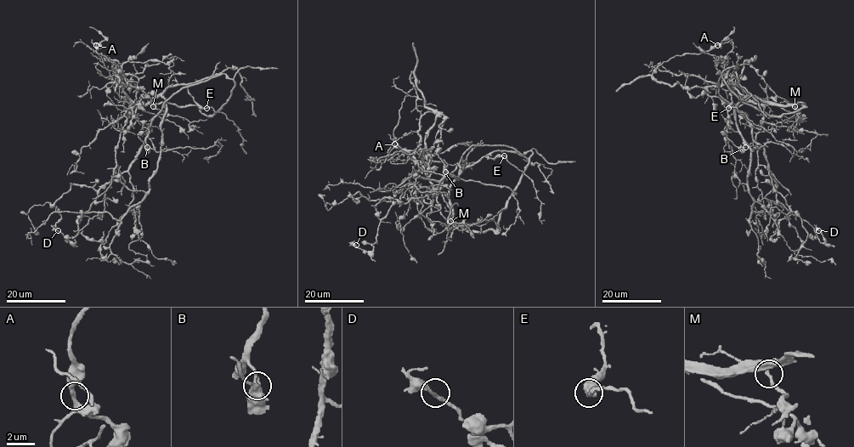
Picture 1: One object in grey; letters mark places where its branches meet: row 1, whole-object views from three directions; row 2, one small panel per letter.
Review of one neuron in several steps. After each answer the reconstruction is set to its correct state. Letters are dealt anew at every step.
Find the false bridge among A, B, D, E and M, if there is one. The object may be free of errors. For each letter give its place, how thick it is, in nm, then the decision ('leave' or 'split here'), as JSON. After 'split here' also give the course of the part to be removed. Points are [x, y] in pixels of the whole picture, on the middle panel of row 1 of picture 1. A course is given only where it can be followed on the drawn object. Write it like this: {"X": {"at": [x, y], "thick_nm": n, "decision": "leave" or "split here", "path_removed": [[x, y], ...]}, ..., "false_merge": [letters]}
{"A": {"at": [394, 144], "thick_nm": 280, "decision": "leave"}, "B": {"at": [445, 172], "thick_nm": 320, "decision": "leave"}, "D": {"at": [356, 245], "thick_nm": 280, "decision": "leave"}, "E": {"at": [504, 155], "thick_nm": 190, "decision": "leave"}, "M": {"at": [450, 221], "thick_nm": 240, "decision": "split here", "path_removed": [[450, 221], [462, 224], [409, 189], [435, 117], [416, 79], [393, 132], [403, 153], [387, 160]]}, "false_merge": ["M"]}

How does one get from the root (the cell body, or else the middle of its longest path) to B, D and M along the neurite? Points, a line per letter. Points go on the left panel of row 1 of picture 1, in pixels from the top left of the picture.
B: (158, 96), (148, 104), (140, 104), (135, 113), (142, 128), (148, 129), (145, 141), (147, 147)
D: (158, 96), (138, 107), (136, 121), (120, 134), (120, 173), (80, 217), (75, 243), (58, 230)
M: (158, 96), (151, 101), (152, 106)

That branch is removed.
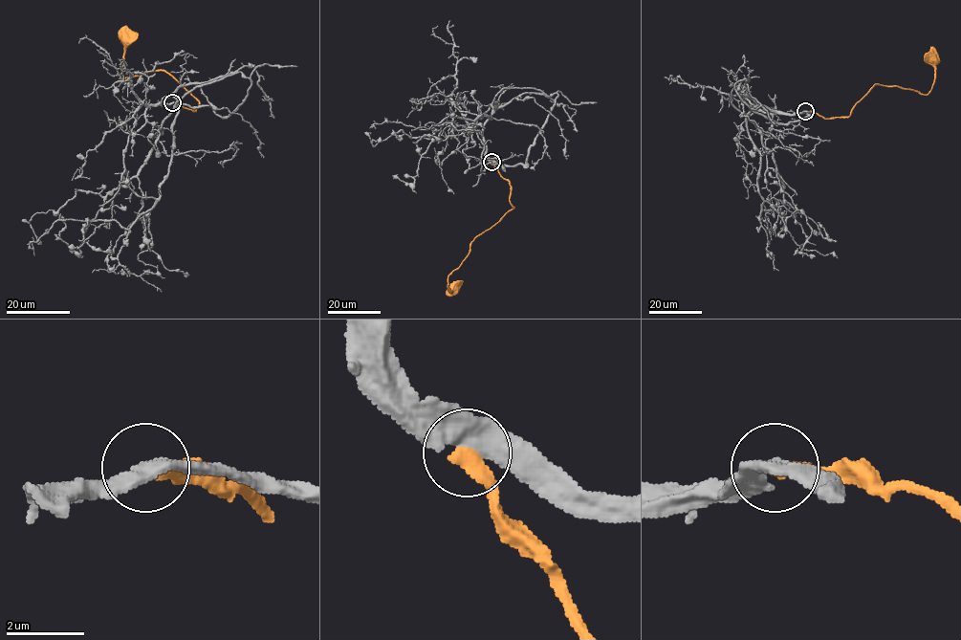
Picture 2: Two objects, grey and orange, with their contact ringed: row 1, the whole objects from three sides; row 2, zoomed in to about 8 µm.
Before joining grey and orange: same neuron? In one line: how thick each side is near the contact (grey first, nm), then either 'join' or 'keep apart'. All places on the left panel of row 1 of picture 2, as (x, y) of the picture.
400/320 nm | join

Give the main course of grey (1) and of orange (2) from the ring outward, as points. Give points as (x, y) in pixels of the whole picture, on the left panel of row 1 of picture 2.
1: (173, 102), (162, 102), (172, 96), (178, 115), (160, 199), (127, 229), (57, 220), (32, 243), (34, 255)
2: (173, 102), (192, 111), (199, 103), (163, 71), (124, 77), (120, 82), (126, 39)

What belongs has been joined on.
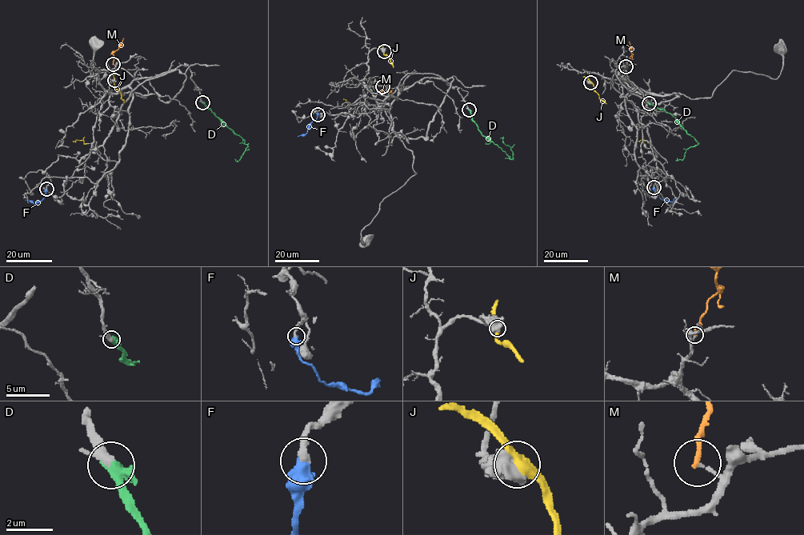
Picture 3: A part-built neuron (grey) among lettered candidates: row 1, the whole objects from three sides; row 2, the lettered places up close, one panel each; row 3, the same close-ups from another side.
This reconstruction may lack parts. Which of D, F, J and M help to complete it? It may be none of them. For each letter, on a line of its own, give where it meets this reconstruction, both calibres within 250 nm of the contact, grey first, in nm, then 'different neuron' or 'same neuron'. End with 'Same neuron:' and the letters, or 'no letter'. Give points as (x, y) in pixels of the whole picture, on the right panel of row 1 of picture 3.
D: meets grey at (649, 103); 280 nm thick on the grey side, 360 nm on the other; same neuron
F: meets grey at (654, 187); 280 nm thick on the grey side, 600 nm on the other; same neuron
J: meets grey at (590, 82); 650 nm thick on the grey side, 420 nm on the other; different neuron
M: meets grey at (626, 66); 130 nm thick on the grey side, 220 nm on the other; different neuron
Same neuron: D, F

